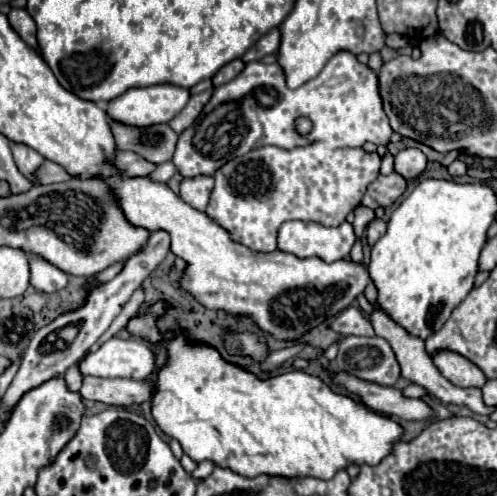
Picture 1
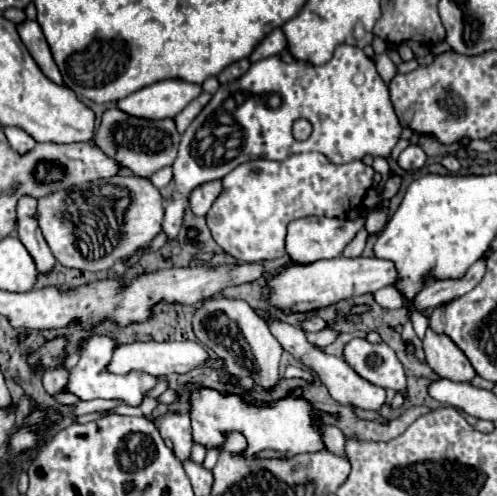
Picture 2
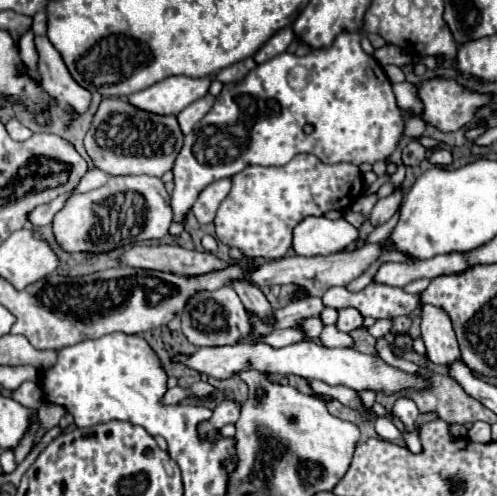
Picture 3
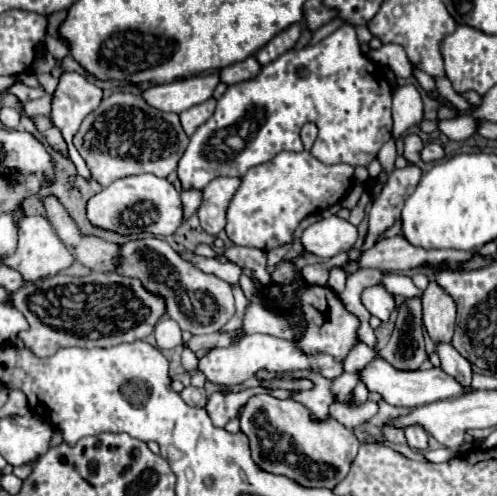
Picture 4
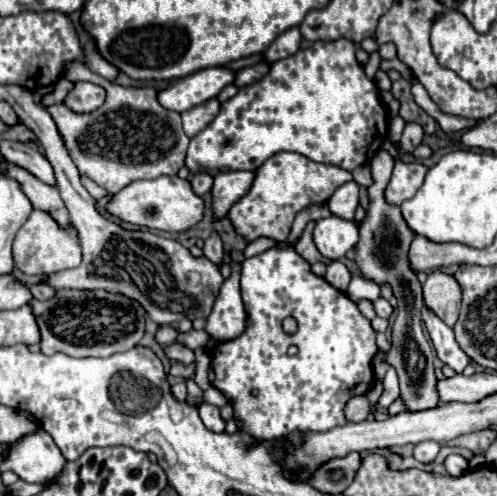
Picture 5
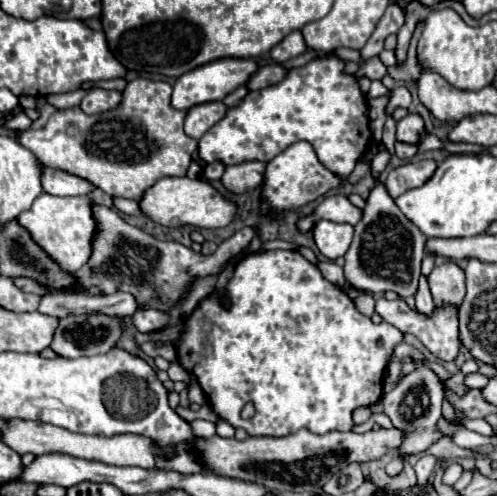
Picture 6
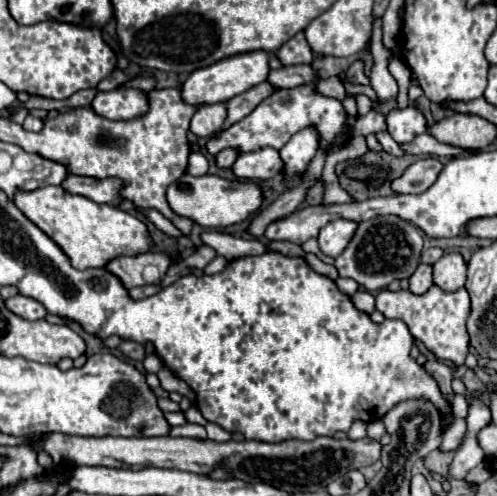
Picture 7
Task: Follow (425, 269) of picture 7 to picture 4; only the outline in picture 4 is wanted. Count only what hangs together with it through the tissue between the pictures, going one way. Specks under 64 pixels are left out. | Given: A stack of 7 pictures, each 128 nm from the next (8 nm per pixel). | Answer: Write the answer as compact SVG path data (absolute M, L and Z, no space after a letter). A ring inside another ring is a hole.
M438 344L436 346L438 356L440 356L440 368L454 376L460 384L464 384L466 388L472 386L472 364L454 350L452 344Z

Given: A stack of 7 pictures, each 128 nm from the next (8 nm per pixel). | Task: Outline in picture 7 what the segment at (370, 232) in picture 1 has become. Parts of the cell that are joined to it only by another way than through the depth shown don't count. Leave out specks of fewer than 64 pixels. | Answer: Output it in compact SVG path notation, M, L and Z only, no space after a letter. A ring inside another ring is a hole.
M424 158L408 166L402 176L390 182L390 186L398 194L420 194L436 182L440 170L442 164L436 158Z

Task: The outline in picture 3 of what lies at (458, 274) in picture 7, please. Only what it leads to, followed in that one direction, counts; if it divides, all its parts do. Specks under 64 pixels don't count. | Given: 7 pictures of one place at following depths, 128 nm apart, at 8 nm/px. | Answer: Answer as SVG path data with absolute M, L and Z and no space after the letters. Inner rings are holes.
M430 304L422 306L422 340L432 364L450 366L456 360L462 360L450 318Z

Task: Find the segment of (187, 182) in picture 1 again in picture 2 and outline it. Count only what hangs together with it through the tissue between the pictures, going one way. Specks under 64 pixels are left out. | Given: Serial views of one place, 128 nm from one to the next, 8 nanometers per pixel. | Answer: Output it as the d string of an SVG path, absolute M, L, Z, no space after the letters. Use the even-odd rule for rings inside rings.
M212 180L212 182L206 182L206 184L200 184L196 186L192 192L190 192L190 208L196 216L206 216L208 208L212 206L212 202L216 200L216 196L222 192L222 184L220 180Z

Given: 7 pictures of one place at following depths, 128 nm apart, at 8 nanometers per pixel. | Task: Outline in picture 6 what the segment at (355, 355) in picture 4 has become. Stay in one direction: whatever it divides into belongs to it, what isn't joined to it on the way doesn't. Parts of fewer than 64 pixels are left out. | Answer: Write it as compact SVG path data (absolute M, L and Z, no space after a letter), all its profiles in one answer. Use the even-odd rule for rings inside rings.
M378 152L372 158L371 172L374 186L362 210L362 218L354 228L354 240L344 256L344 276L346 280L366 292L386 292L394 290L402 300L410 298L418 290L420 262L424 256L426 236L400 212L396 202L390 198L386 186L380 182L380 174L390 162L389 152ZM414 358L412 360L414 370L398 384L398 388L390 394L390 404L384 404L384 412L390 416L392 424L396 428L402 428L408 432L404 444L400 446L400 456L394 458L388 466L386 472L390 476L396 476L402 470L402 458L410 452L424 452L434 440L438 440L438 432L436 432L436 422L442 414L442 402L444 402L444 386L442 380L438 378L438 374L426 366L422 360Z

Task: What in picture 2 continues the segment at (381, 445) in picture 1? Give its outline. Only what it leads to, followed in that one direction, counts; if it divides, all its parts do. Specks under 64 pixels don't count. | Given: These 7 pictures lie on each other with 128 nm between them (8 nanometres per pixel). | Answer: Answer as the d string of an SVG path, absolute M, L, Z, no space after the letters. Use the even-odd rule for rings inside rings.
M192 382L184 384L184 390L188 392L190 400L190 418L192 418L192 440L196 444L210 448L224 450L226 438L232 432L240 432L248 446L242 452L244 458L264 458L264 460L290 460L296 454L308 454L308 452L320 452L326 450L326 444L322 440L322 428L318 426L318 420L322 416L334 416L324 414L316 410L306 398L304 388L294 388L288 392L288 396L276 400L276 402L264 402L256 406L254 402L246 400L242 394L222 394L214 388L196 386Z

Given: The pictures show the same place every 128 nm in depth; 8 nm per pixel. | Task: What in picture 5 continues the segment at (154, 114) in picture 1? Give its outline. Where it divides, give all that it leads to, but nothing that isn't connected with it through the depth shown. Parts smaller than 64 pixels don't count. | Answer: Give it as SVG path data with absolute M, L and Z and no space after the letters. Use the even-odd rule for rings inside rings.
M206 68L196 74L190 74L188 78L178 80L170 88L160 90L158 102L166 110L186 112L210 98L216 98L226 84L232 84L232 80L234 72L230 72L228 68Z

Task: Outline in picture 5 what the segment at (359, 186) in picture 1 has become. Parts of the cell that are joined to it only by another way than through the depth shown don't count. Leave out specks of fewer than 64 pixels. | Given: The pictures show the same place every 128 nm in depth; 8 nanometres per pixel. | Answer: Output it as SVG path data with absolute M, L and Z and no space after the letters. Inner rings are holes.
M278 152L270 156L256 172L250 190L232 204L228 216L234 230L246 240L252 242L256 238L272 238L282 242L288 238L292 222L296 214L312 204L324 204L336 192L338 186L352 180L352 172L334 166L334 164L318 164L308 160L298 152Z

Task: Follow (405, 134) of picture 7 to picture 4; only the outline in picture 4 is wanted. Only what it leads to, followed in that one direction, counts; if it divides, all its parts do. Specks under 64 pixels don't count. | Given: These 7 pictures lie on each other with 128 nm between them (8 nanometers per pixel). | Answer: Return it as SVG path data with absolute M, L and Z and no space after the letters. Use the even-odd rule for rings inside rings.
M408 134L404 138L404 158L410 162L410 164L418 164L420 162L420 152L422 152L424 144L420 140L420 136L416 134Z

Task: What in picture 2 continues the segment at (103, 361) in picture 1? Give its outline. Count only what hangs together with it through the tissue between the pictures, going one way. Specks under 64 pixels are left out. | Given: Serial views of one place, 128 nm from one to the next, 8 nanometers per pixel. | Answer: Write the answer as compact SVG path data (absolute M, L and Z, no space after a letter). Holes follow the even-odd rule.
M130 342L130 344L118 344L112 350L112 358L106 366L112 374L130 374L130 372L146 372L152 376L168 376L172 372L188 372L198 364L210 364L220 366L222 360L208 360L206 350L198 342Z

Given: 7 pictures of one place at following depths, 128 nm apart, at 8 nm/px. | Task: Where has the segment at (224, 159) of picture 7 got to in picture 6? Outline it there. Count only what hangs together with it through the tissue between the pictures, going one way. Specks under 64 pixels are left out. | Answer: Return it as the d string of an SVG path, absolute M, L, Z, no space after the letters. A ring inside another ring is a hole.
M216 162L216 164L208 164L208 166L204 166L204 170L202 170L202 176L204 176L206 182L220 180L222 174L224 174L224 164L220 164L220 162Z

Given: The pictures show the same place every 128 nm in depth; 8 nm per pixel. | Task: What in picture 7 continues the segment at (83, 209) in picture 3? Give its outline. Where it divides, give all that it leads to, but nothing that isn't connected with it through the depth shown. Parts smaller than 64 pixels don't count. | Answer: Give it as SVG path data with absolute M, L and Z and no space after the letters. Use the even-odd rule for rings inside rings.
M184 174L166 190L166 200L174 214L196 222L202 228L226 228L246 220L262 204L262 192L254 182L230 182L220 176Z

